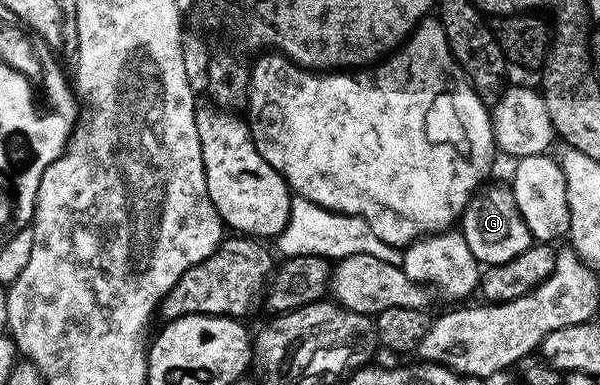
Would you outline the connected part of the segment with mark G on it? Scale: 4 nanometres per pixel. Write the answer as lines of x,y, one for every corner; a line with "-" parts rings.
483,185
474,191
473,198
466,206
460,219
460,233
472,248
472,256
479,264
495,266
512,260
512,256
520,256
532,244
528,224
524,222
520,208
517,207
511,187

